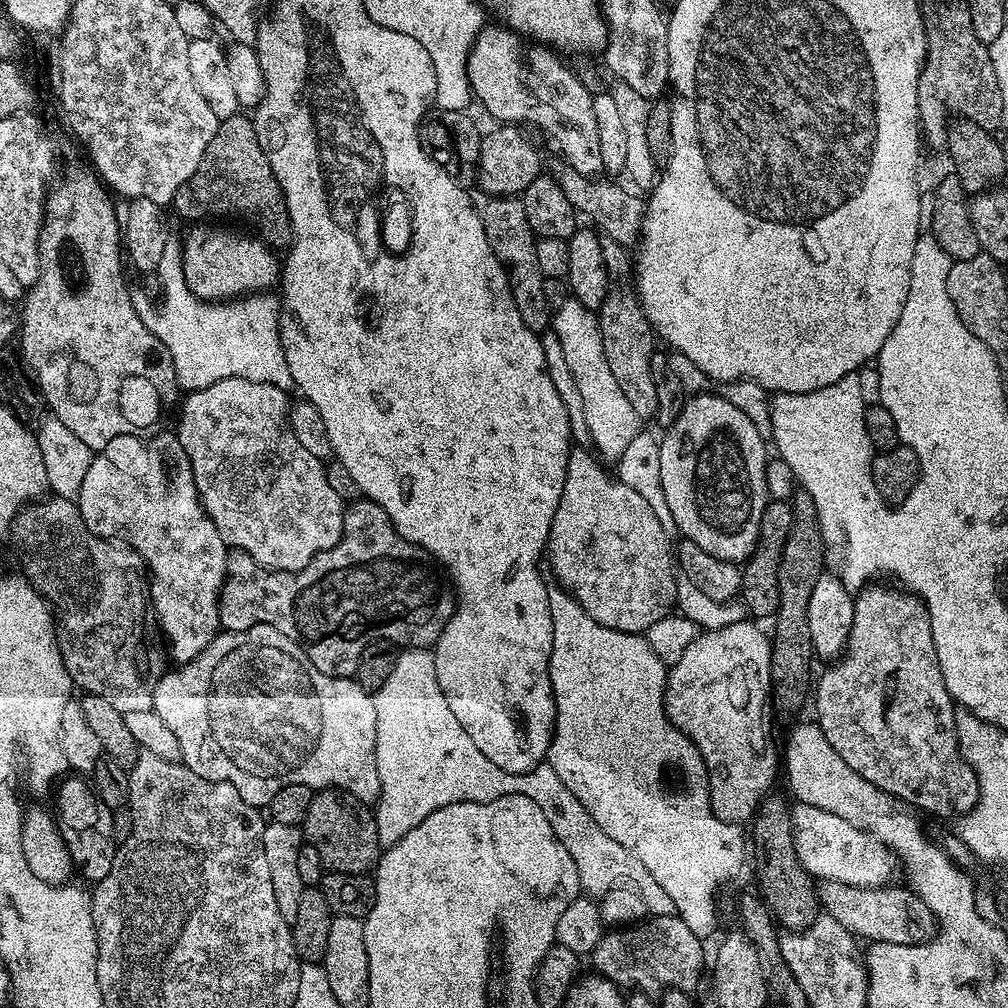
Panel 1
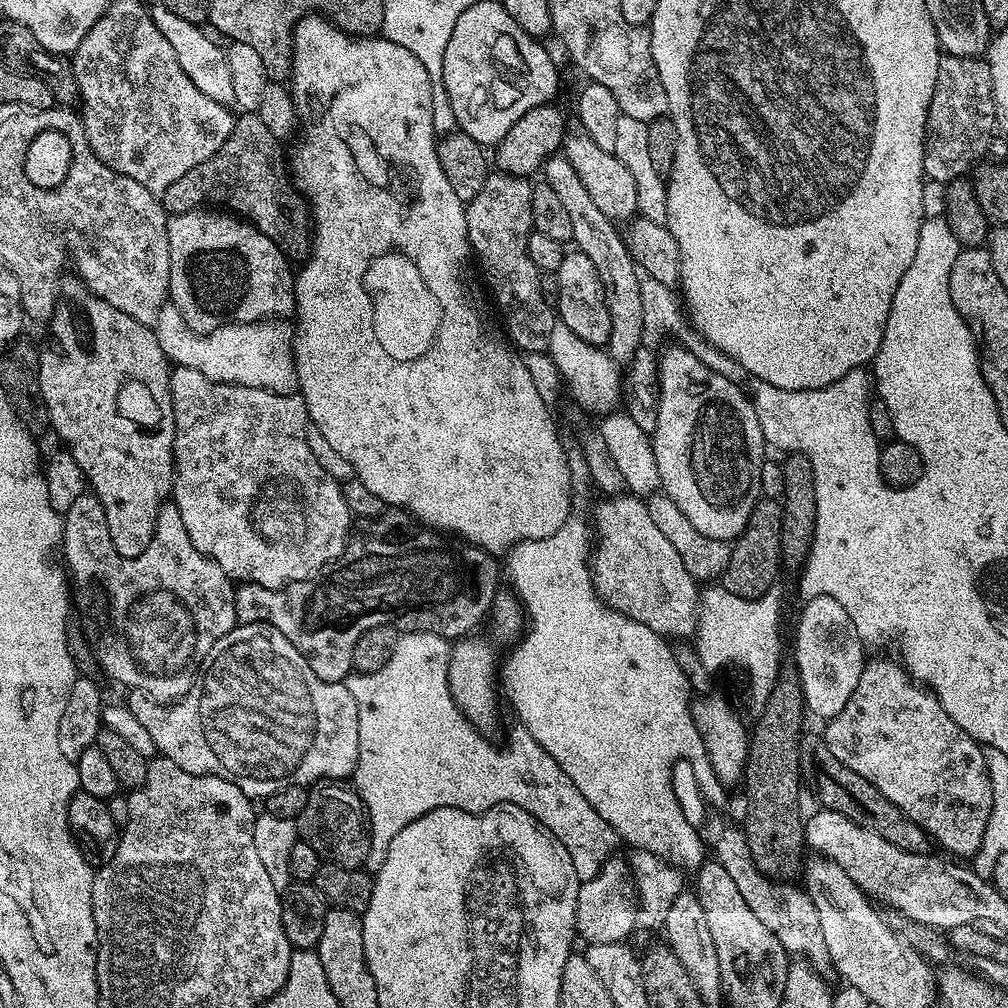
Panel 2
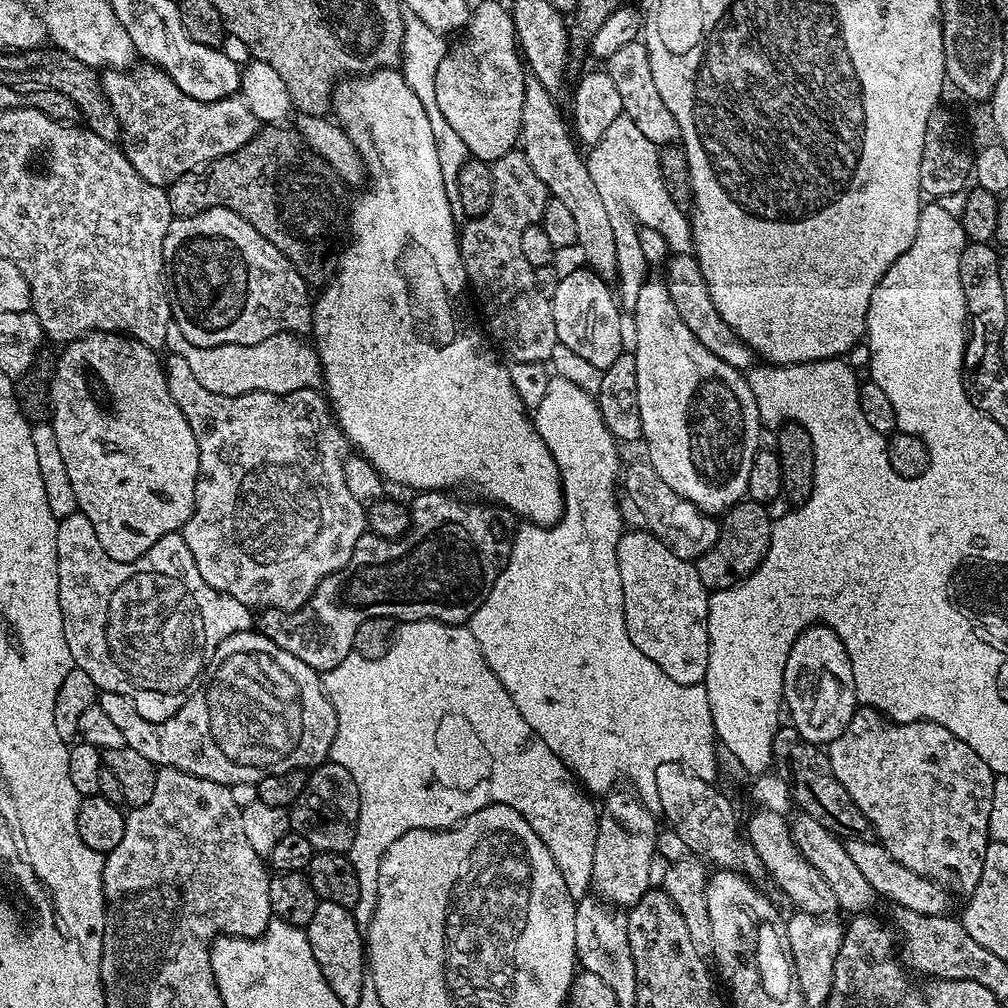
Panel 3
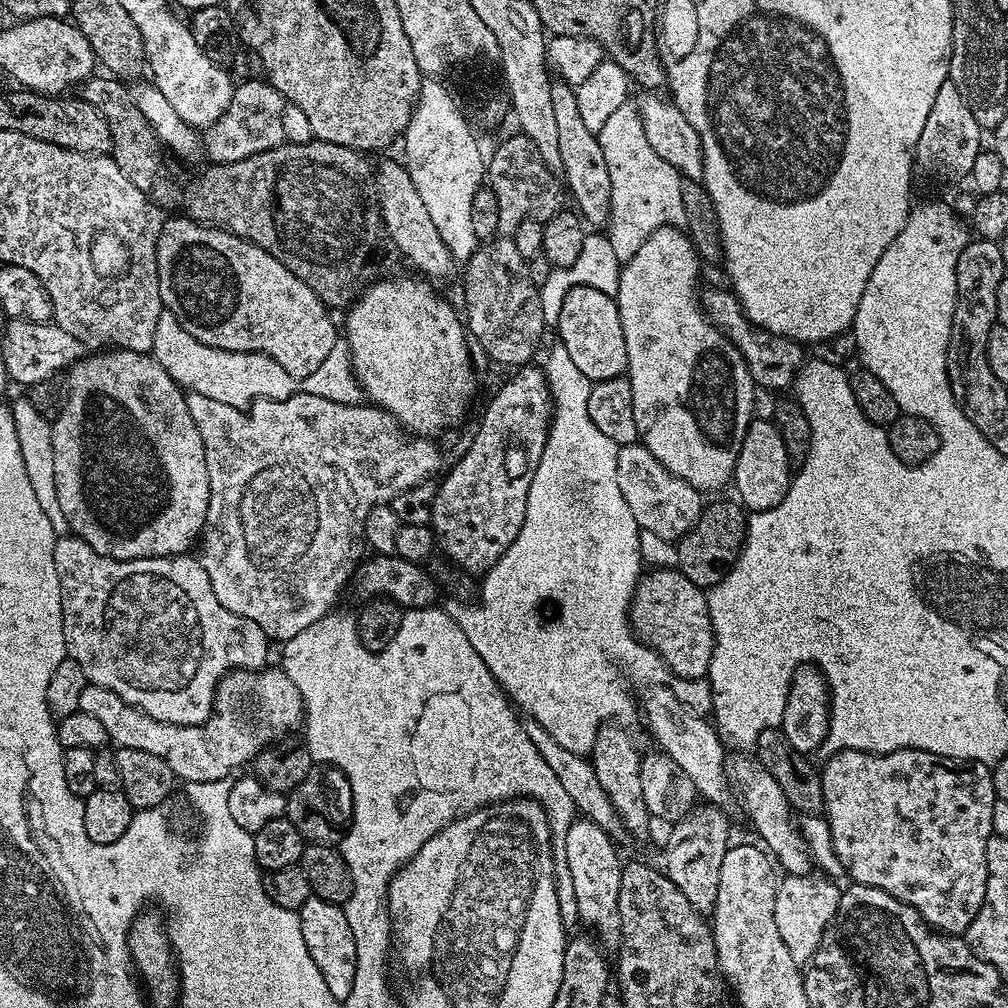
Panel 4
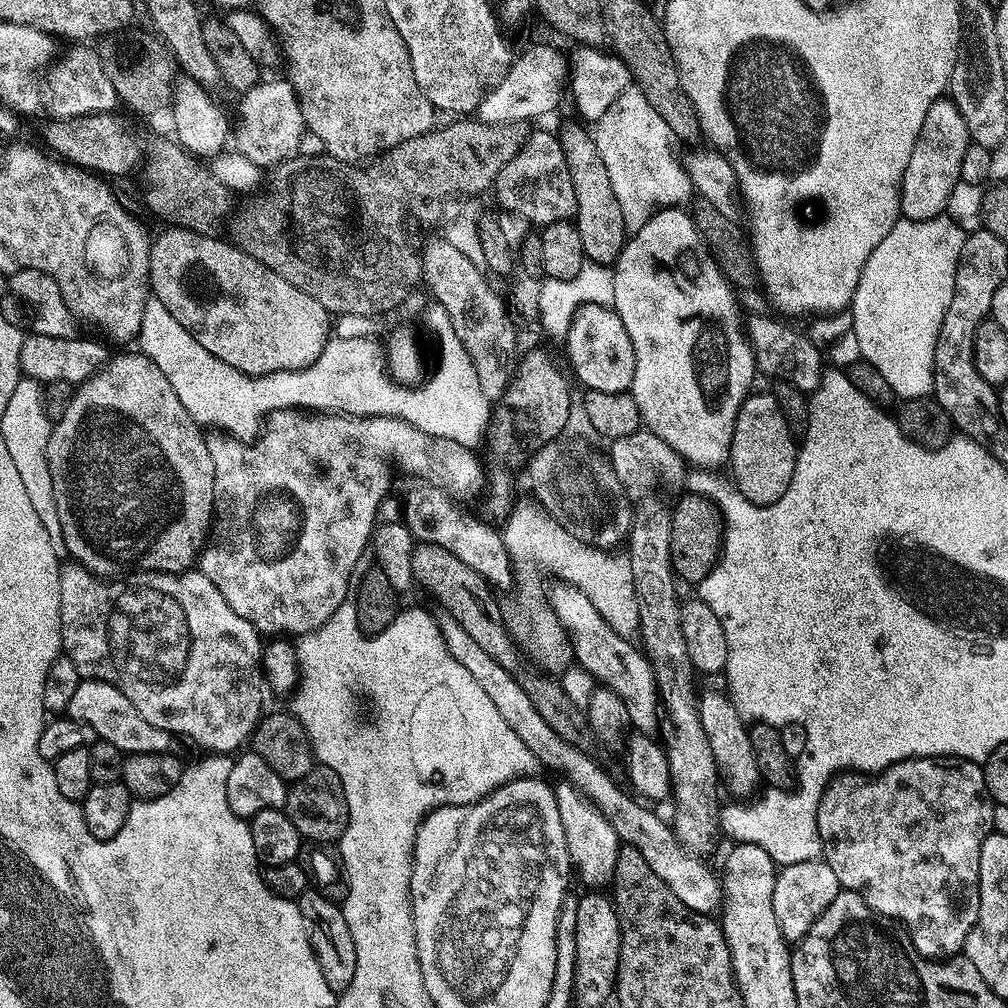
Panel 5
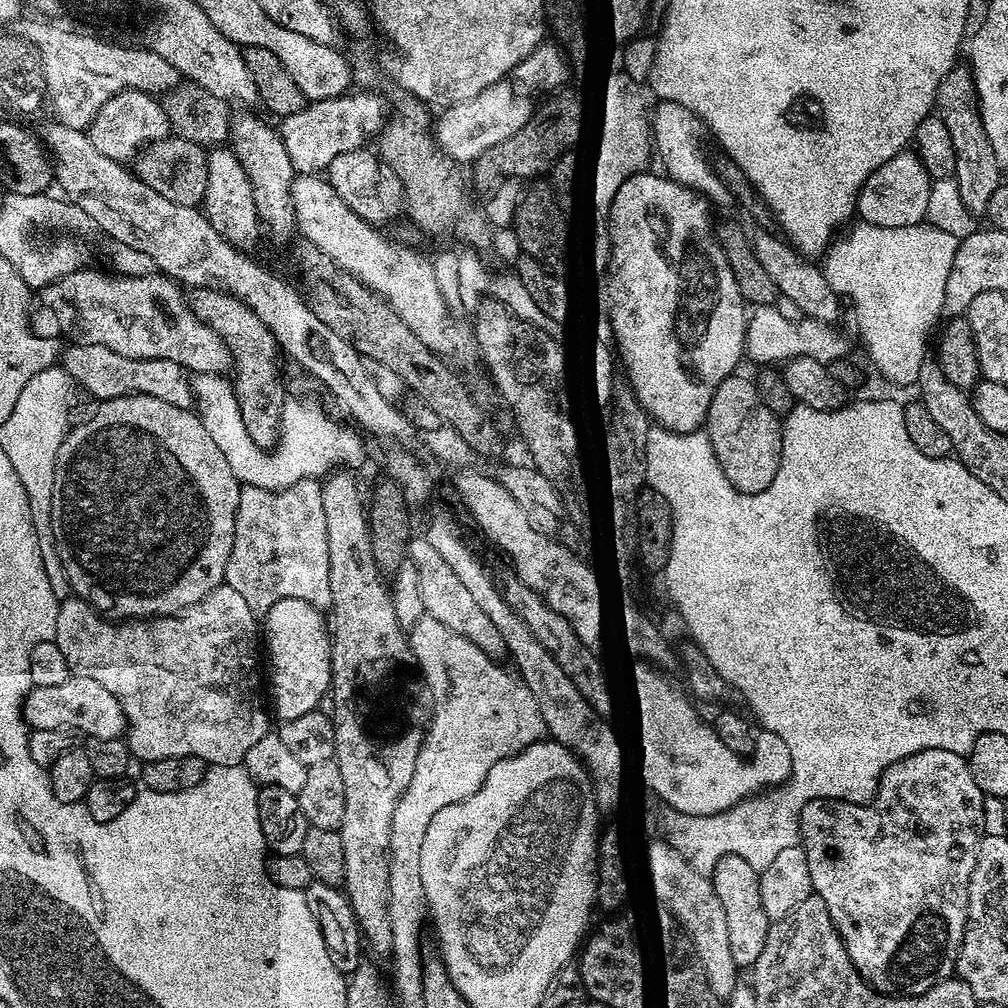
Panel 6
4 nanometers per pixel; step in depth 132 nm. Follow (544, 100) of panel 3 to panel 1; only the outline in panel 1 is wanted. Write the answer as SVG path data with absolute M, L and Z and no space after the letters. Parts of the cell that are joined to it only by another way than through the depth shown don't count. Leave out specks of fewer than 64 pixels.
M602 239L602 258L610 277L608 293L598 309L600 333L604 339L606 362L610 362L610 370L614 378L618 378L618 386L622 386L622 394L634 406L641 418L655 417L658 410L658 390L654 390L654 374L650 366L650 358L654 351L654 333L652 323L646 318L644 308L640 304L640 296L634 283L634 260L625 245L613 240Z

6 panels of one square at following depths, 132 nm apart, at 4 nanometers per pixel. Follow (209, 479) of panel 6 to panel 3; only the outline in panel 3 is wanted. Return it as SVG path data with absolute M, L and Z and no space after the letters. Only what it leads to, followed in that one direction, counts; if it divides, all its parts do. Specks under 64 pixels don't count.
M87 332L77 340L68 341L63 345L61 352L64 353L55 357L52 369L50 423L54 430L54 438L58 438L62 462L66 462L66 474L70 474L70 486L74 486L77 509L83 516L90 518L94 534L98 534L98 542L102 542L102 550L106 550L110 558L117 559L118 562L141 559L156 543L166 538L166 534L180 532L194 510L198 482L198 442L194 438L194 430L190 430L190 422L186 422L182 410L178 410L178 406L174 406L174 398L170 398L161 357L156 357L159 355L142 342L118 332Z

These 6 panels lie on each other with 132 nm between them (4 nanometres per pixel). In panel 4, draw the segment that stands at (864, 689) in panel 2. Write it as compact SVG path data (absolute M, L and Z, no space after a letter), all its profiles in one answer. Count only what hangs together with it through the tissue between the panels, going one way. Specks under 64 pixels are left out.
M913 748L887 752L885 756L876 756L873 752L842 750L831 753L827 759L824 768L822 766L819 769L822 798L824 799L822 812L828 821L828 832L832 835L832 849L838 862L848 872L849 881L874 886L878 890L886 890L886 894L890 894L914 910L918 910L918 914L928 923L929 928L941 934L967 933L970 922L974 922L974 918L986 898L986 878L988 877L986 842L994 834L992 823L994 822L994 802L997 800L994 794L991 767L978 760L955 760Z

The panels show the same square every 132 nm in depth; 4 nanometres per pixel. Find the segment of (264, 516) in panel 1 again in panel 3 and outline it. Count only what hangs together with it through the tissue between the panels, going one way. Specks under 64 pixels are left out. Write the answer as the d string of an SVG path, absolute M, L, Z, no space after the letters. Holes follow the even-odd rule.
M172 354L169 360L163 361L166 374L166 386L170 390L170 398L174 398L174 406L182 410L186 422L190 422L190 430L194 430L194 438L198 442L198 482L196 483L196 501L190 518L184 523L182 535L186 546L190 546L190 554L194 554L194 566L198 566L198 574L206 578L206 583L214 586L222 594L230 594L230 598L238 598L247 608L263 610L277 608L283 612L293 612L301 608L314 594L314 590L330 574L342 570L346 562L354 554L358 546L358 538L366 535L366 508L359 500L350 494L346 486L346 474L344 473L344 459L350 455L350 445L344 432L336 424L336 417L332 414L332 406L327 399L315 388L303 388L288 392L285 396L270 394L269 392L251 392L241 396L227 396L226 394L214 394L214 390L206 390L198 378L194 378L194 370L190 370L190 362L186 358ZM242 498L308 498L308 530L302 532L290 532L290 546L250 546L252 542L260 542L262 536L246 536L242 530Z

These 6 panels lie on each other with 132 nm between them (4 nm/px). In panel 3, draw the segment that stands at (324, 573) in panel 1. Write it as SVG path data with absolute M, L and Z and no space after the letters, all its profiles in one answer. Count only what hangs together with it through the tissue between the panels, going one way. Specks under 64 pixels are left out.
M447 491L416 492L415 495L413 495L413 500L410 500L412 527L409 528L406 535L399 536L397 540L387 540L381 536L373 536L371 534L366 534L362 538L358 538L358 546L354 550L350 562L346 562L346 566L342 566L342 570L338 570L334 574L330 574L326 577L325 580L316 587L314 594L301 608L293 612L283 612L277 608L263 609L258 616L258 632L264 635L266 639L271 640L271 642L283 648L283 650L286 650L287 653L294 654L295 658L300 658L302 662L306 662L306 666L310 666L316 673L323 674L329 672L334 666L338 666L347 656L353 655L354 649L352 643L354 642L354 634L358 630L358 626L362 626L362 622L366 622L366 618L393 616L398 622L407 622L410 620L437 620L443 624L467 625L472 619L474 610L478 610L478 606L482 606L486 594L490 594L490 590L496 581L496 576L502 574L502 570L510 558L512 538L518 520L517 517L513 516L510 509L502 508L498 504L477 502L475 499L472 499L473 501L460 501L455 500L452 496L455 495L449 494Z

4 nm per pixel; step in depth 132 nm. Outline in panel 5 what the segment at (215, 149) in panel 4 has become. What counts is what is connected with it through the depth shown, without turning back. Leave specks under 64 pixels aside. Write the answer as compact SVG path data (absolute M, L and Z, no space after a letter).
M287 79L268 80L256 84L250 91L243 93L240 100L240 140L242 151L250 162L254 162L261 170L271 170L283 160L291 160L300 151L300 143L306 131L304 115L300 109L300 100L296 97L296 90Z

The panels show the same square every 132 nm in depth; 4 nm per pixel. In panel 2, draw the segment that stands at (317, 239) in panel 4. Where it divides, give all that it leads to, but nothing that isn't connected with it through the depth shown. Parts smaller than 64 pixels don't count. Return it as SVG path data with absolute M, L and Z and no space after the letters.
M256 112L237 115L230 138L226 138L206 162L194 166L194 170L186 170L178 182L163 192L165 212L194 212L205 206L227 210L256 225L256 229L274 241L289 260L307 260L312 250L312 213L290 175L286 152L284 156L280 148L283 148L281 141L270 134L266 122L262 122Z

